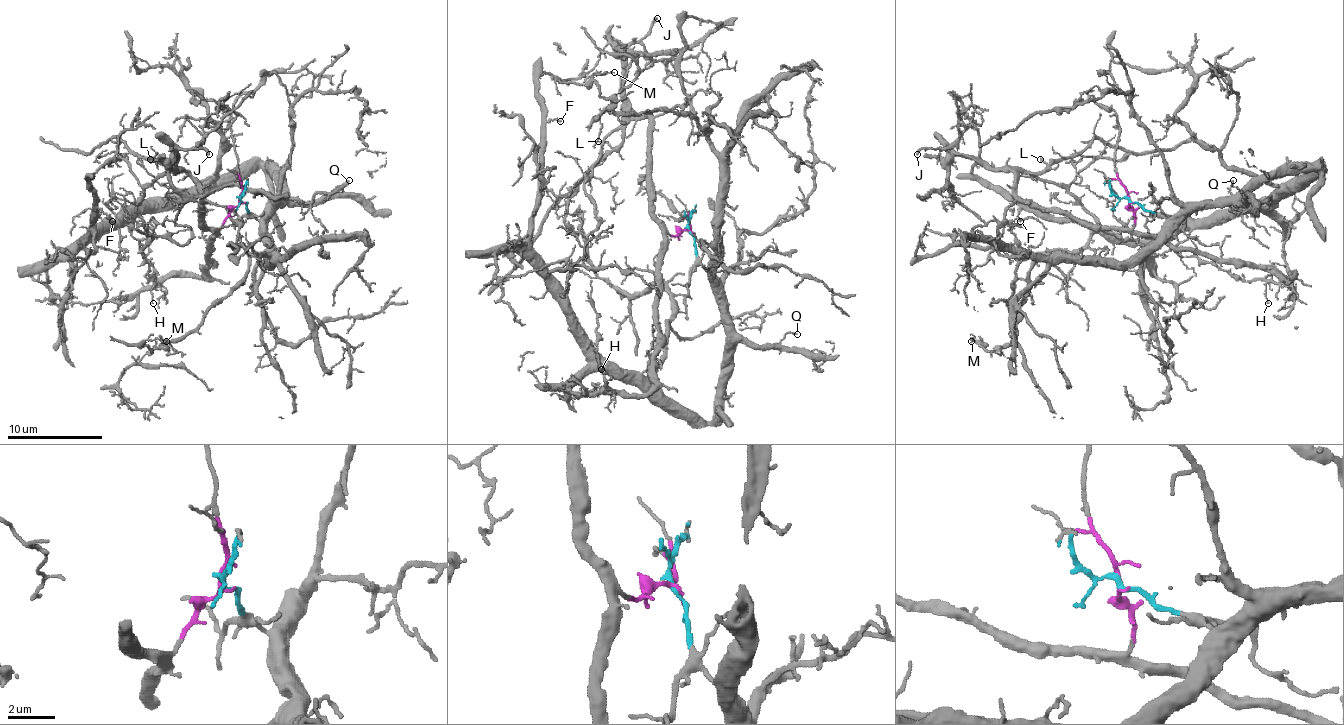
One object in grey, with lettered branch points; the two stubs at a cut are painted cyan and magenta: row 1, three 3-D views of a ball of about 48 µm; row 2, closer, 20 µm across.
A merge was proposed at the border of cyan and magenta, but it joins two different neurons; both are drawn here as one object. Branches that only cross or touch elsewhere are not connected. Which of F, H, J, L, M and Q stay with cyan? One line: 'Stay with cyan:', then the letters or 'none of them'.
Stay with cyan: F, M, Q

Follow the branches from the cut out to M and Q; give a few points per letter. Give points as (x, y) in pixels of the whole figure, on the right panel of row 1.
M: (1129, 200), (1167, 219), (1155, 240), (1121, 262), (1026, 255), (1010, 297), (1012, 338), (993, 350), (972, 340)
Q: (1129, 200), (1152, 212), (1162, 212), (1169, 219), (1202, 207), (1224, 207), (1245, 200), (1231, 186), (1233, 181)

